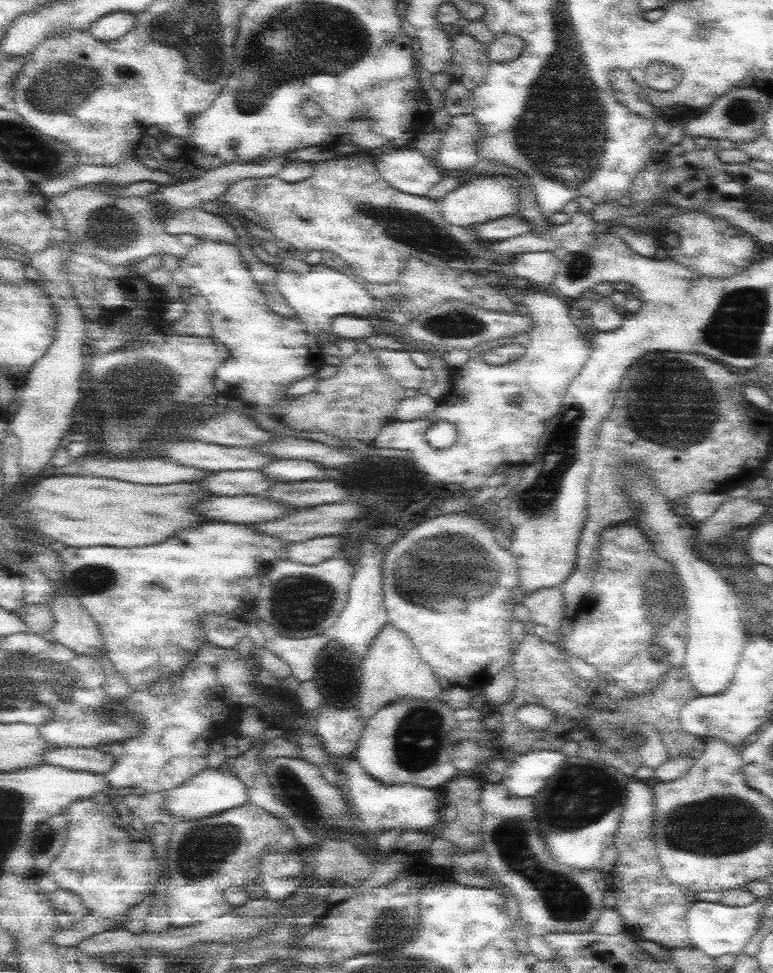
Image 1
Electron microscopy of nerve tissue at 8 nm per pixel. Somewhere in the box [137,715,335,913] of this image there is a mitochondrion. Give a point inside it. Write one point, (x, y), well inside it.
(201, 852)

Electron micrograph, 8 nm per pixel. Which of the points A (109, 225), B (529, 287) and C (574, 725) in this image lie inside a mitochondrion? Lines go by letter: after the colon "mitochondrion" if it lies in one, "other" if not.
A: mitochondrion
B: other
C: other

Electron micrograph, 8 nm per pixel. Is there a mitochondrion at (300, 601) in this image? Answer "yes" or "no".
yes

